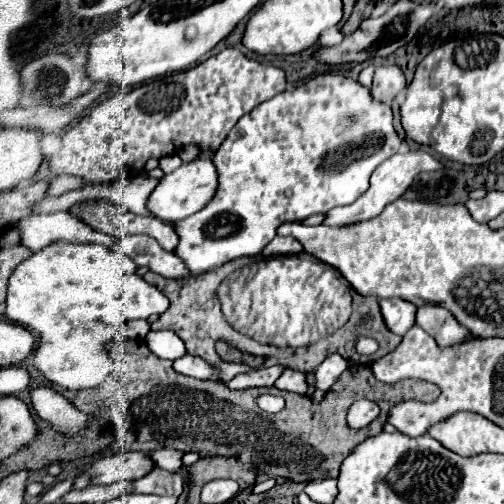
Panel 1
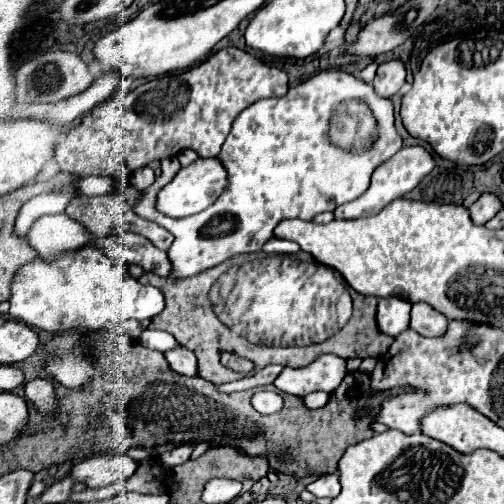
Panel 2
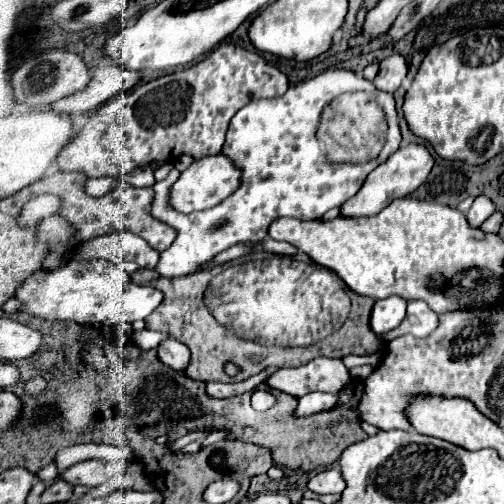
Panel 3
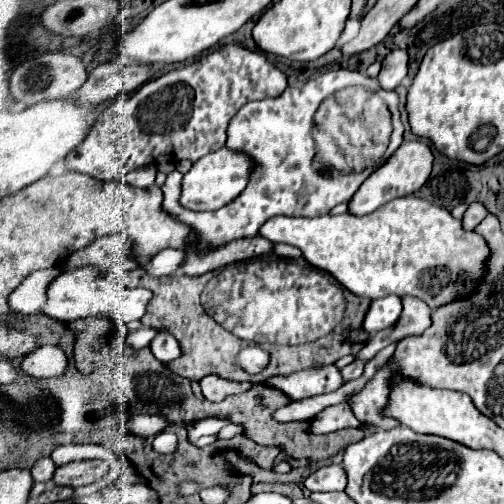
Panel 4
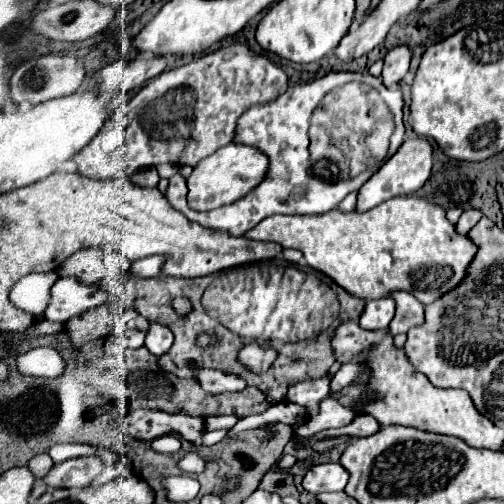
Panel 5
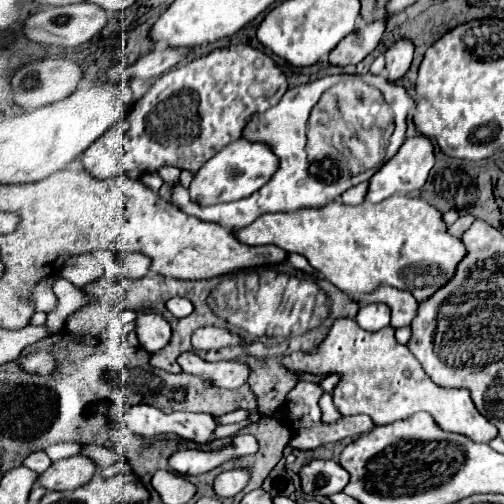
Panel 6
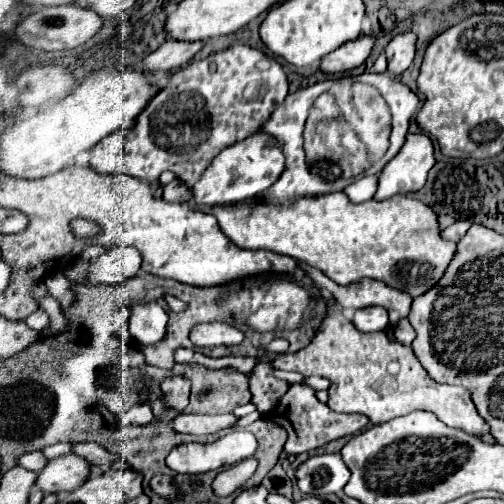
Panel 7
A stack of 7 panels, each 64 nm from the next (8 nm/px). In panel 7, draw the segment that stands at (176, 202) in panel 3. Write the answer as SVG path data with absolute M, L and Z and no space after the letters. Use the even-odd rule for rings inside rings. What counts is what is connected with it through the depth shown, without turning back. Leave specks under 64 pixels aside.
M258 132L242 142L224 148L212 160L212 164L204 170L202 180L198 180L196 188L192 188L194 200L198 204L216 204L216 206L238 202L268 190L282 176L284 170L286 170L286 156L282 152L282 142L266 132Z

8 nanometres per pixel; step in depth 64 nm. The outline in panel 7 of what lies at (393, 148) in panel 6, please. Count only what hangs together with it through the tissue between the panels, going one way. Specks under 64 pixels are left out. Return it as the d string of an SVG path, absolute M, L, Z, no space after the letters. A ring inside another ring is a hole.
M364 72L364 74L356 76L356 80L364 82L364 84L372 84L374 88L378 88L378 92L384 96L386 104L390 106L390 114L392 114L390 148L379 161L367 170L375 171L375 175L377 175L398 154L398 150L404 146L404 138L406 138L408 126L410 126L410 118L418 112L420 98L414 90L410 90L404 82L400 82L396 76L392 76L388 72L384 72L384 74Z

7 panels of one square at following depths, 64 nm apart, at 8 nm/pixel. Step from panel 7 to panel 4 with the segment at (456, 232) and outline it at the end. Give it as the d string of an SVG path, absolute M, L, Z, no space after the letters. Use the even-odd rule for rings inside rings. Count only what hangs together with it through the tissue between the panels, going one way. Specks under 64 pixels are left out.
M470 204L468 210L464 212L464 218L462 218L462 228L464 230L474 230L484 218L486 218L488 210L482 206L482 204Z

